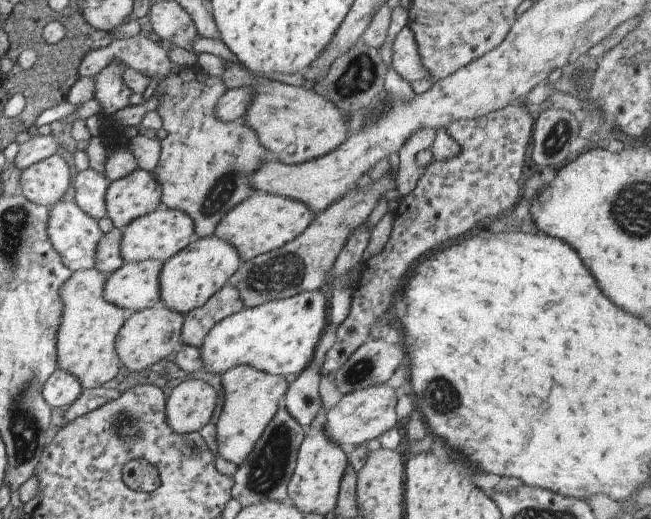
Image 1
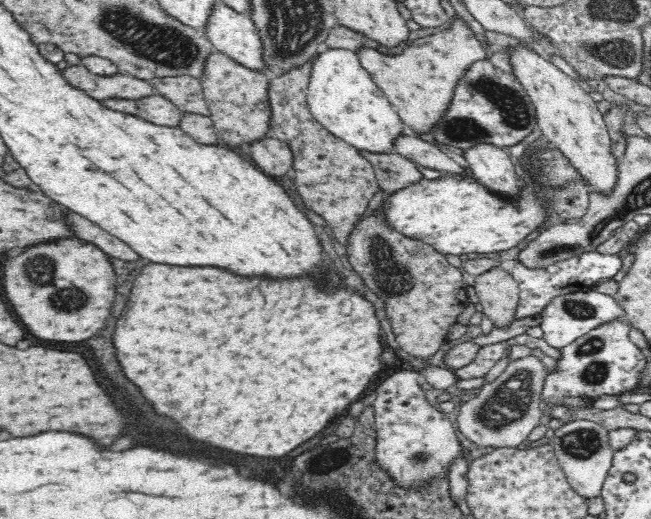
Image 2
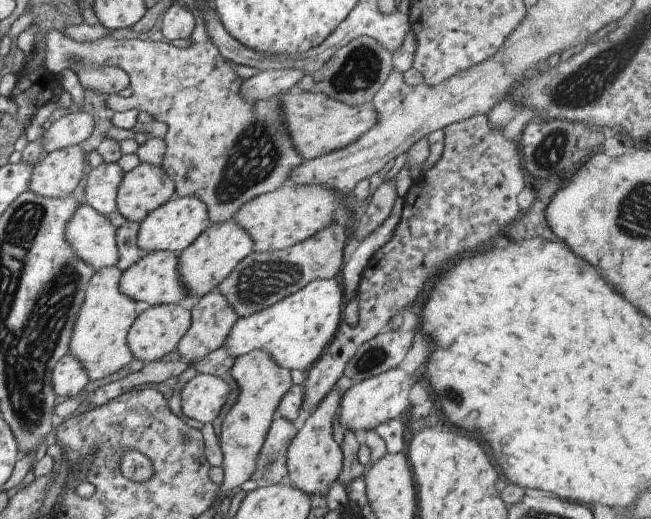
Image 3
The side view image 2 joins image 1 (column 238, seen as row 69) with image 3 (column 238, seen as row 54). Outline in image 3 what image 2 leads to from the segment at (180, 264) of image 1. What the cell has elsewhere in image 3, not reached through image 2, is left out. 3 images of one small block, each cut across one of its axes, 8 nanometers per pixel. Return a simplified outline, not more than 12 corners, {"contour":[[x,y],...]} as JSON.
{"contour":[[234,220],[211,224],[178,254],[196,301],[253,251]]}

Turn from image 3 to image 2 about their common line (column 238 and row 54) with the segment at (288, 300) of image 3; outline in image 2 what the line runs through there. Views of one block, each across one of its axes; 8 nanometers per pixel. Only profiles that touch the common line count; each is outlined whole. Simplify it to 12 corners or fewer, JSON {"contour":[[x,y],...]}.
{"contour":[[325,48],[307,101],[360,152],[394,154],[407,131],[352,50]]}

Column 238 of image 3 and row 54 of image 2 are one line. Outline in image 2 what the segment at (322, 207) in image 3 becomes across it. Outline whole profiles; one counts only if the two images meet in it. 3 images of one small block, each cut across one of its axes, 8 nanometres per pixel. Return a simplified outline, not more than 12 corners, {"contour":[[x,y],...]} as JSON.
{"contour":[[211,52],[199,78],[218,137],[268,137],[268,72]]}

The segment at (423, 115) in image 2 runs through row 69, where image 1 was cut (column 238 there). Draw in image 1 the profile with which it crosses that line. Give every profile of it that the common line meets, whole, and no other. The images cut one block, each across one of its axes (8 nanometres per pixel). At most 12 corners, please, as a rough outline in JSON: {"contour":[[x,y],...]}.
{"contour":[[221,374],[217,456],[244,464],[278,412],[285,376]]}

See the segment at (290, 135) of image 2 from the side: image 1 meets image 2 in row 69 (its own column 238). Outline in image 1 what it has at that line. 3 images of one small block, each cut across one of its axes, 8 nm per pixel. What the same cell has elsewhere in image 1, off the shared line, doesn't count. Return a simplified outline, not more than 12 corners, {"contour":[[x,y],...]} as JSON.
{"contour":[[224,285],[186,314],[181,344],[202,348],[214,324],[244,308],[240,292]]}

